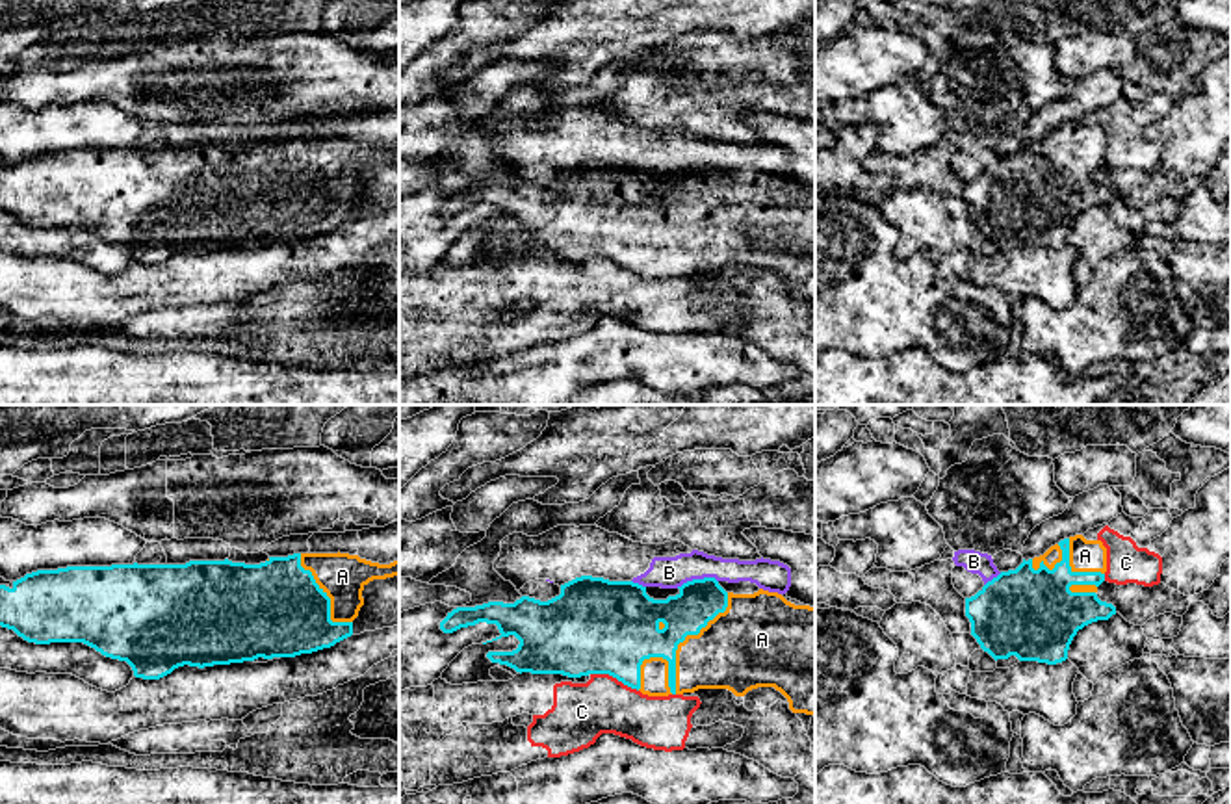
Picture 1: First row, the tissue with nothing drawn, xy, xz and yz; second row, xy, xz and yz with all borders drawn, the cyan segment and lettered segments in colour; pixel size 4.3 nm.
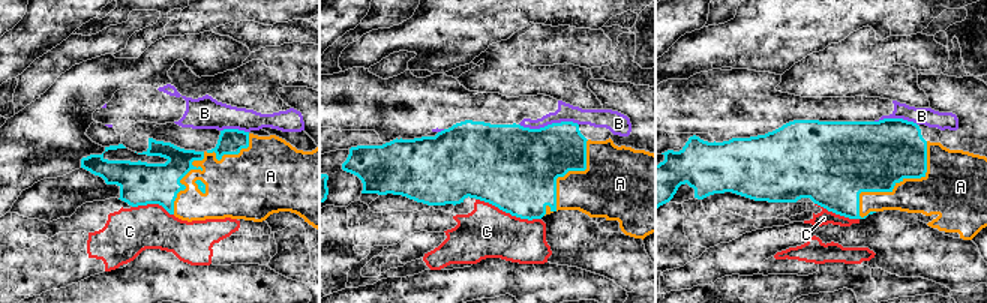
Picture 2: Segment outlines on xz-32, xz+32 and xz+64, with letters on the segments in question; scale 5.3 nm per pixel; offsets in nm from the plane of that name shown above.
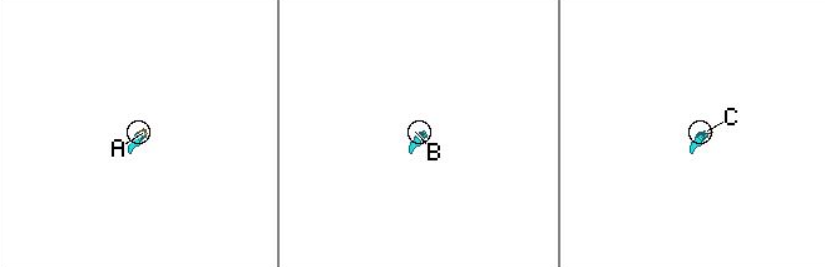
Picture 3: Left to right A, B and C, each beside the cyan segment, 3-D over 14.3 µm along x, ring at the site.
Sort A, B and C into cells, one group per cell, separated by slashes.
A / B / C

